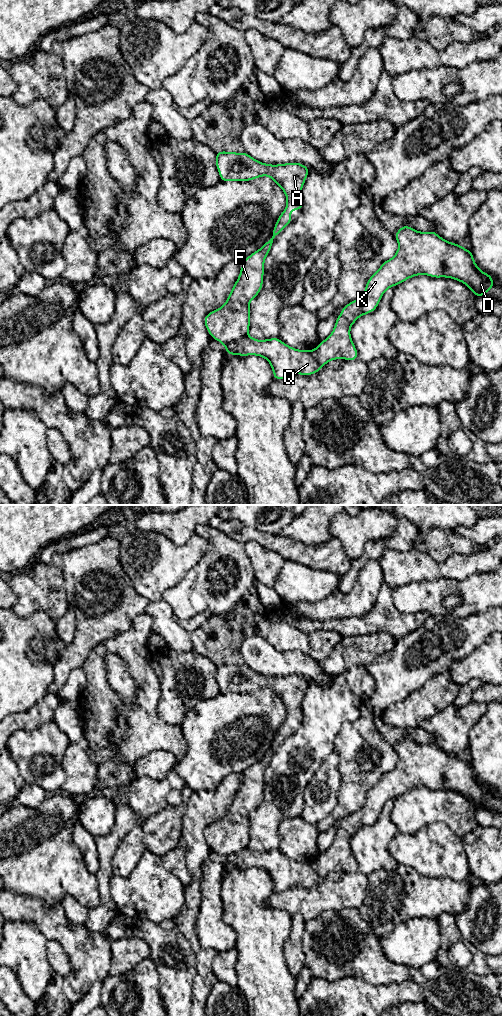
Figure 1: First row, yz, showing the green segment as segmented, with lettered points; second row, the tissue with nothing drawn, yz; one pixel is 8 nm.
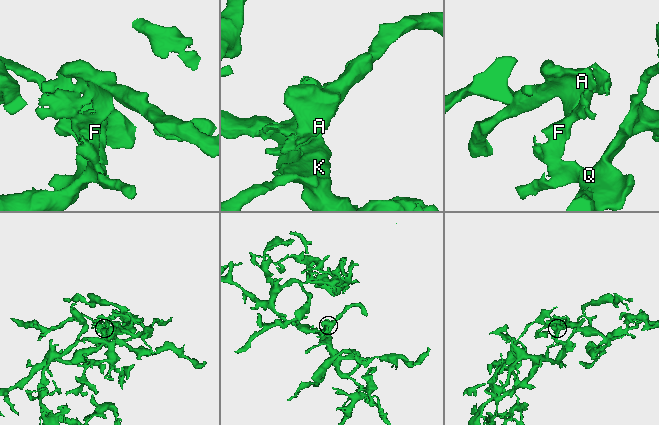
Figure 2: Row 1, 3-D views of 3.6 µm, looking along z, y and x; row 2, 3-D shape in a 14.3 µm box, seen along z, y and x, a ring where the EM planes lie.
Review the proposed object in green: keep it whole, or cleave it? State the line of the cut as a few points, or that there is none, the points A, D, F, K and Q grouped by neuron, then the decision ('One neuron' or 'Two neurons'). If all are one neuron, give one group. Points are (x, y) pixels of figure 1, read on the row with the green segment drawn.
No split. Groups: A D F K Q. One neuron

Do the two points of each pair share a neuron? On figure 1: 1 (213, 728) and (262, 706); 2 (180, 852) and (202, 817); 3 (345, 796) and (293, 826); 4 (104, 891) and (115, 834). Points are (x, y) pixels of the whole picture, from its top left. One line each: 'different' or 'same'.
1: same
2: different
3: different
4: same

